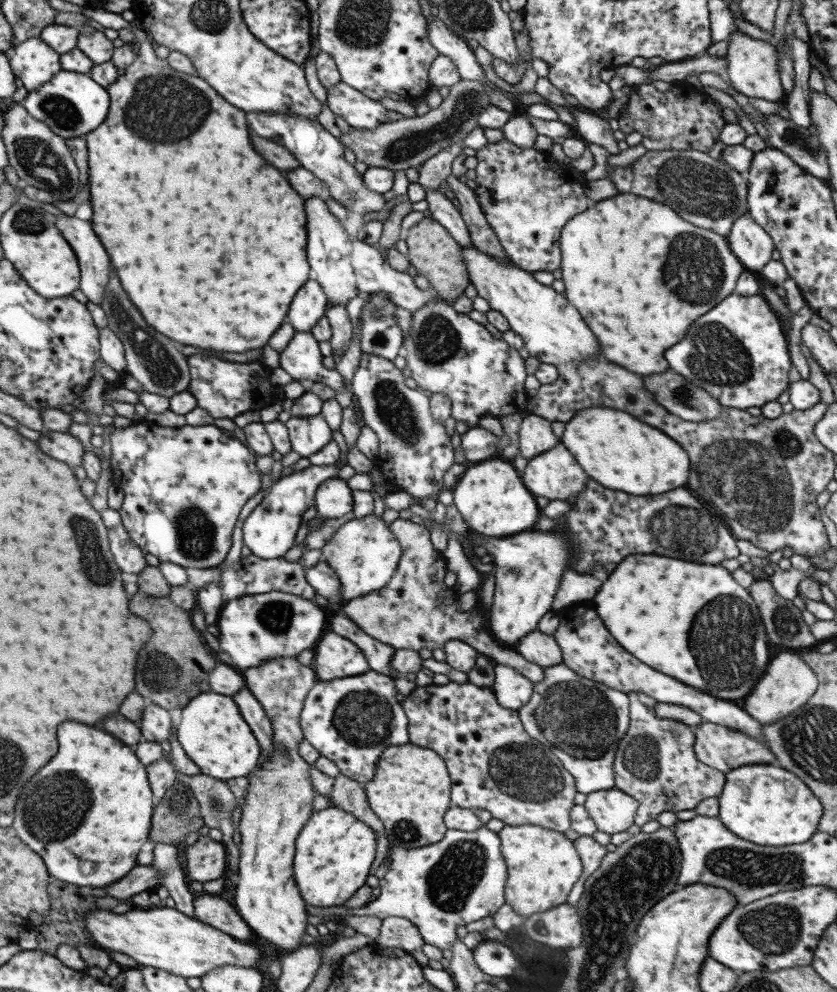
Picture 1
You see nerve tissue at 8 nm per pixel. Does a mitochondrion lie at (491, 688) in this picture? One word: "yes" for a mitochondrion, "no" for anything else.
no

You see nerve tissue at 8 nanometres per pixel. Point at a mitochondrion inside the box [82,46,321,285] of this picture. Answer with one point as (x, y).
(162, 109)

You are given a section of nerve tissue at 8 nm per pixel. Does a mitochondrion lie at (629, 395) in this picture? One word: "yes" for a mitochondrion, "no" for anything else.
no

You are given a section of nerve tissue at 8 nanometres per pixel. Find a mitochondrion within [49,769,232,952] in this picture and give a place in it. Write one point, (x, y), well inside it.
(179, 802)

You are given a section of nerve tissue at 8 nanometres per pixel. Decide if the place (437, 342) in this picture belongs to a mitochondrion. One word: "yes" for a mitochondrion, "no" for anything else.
yes

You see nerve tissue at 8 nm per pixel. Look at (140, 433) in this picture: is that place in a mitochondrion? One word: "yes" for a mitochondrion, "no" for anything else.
no

